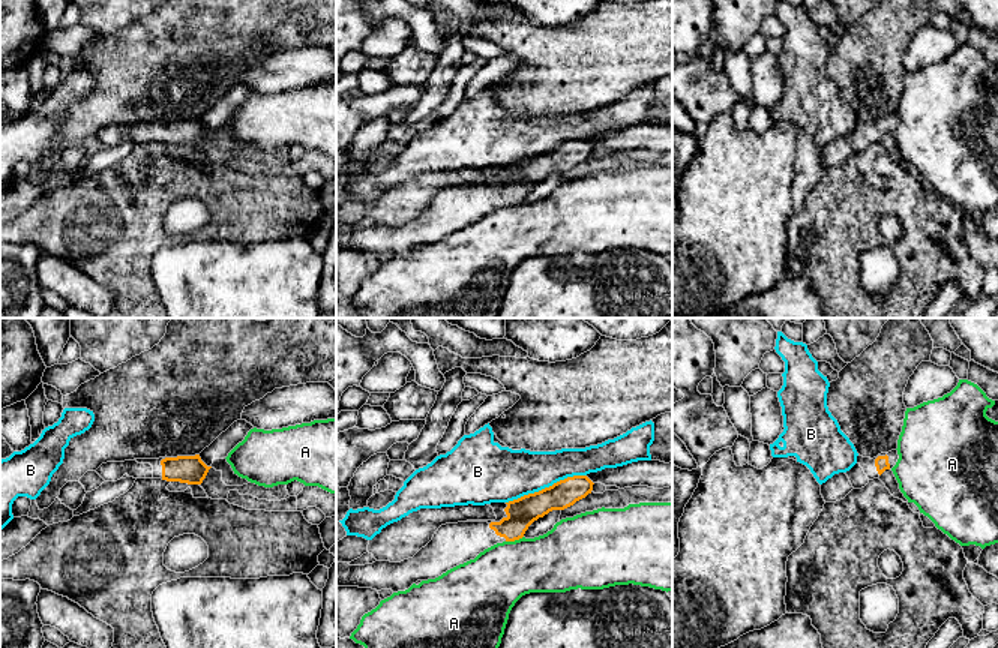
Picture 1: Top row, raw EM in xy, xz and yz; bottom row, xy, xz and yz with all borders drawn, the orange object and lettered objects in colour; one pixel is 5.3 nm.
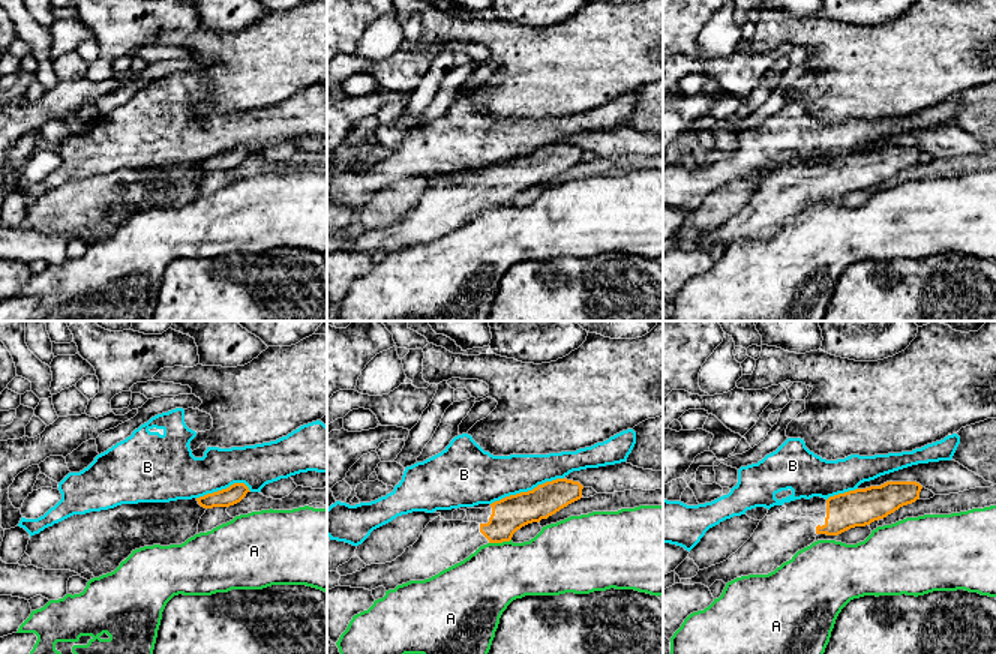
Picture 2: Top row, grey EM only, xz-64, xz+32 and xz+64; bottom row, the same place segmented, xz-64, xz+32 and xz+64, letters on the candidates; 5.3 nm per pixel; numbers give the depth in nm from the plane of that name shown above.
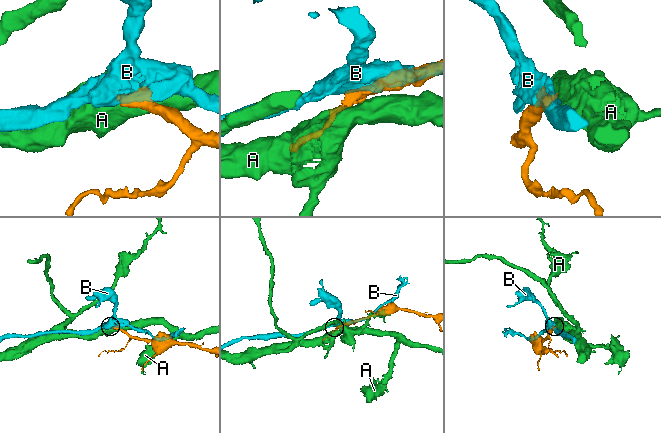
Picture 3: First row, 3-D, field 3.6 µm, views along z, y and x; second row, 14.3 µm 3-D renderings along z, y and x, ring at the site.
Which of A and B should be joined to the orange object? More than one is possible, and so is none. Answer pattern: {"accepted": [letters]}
{"accepted": []}

